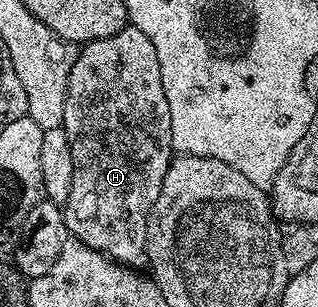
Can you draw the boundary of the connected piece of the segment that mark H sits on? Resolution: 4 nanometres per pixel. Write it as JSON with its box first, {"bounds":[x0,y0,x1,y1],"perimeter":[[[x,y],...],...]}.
{"bounds":[62,25,173,269],"perimeter":[[[128,25],[117,33],[113,33],[113,37],[101,37],[92,43],[84,43],[78,48],[67,82],[62,129],[68,135],[69,148],[72,149],[73,157],[73,183],[70,186],[68,201],[62,206],[68,236],[81,240],[85,245],[89,245],[95,251],[100,251],[116,263],[124,264],[132,269],[139,269],[139,266],[142,268],[147,261],[147,218],[153,209],[153,201],[157,201],[161,193],[165,173],[173,158],[171,145],[173,129],[169,121],[169,101],[165,101],[165,85],[161,85],[161,64],[158,63],[157,53],[153,50],[153,41],[149,41],[149,37],[141,33],[141,29]]]}

